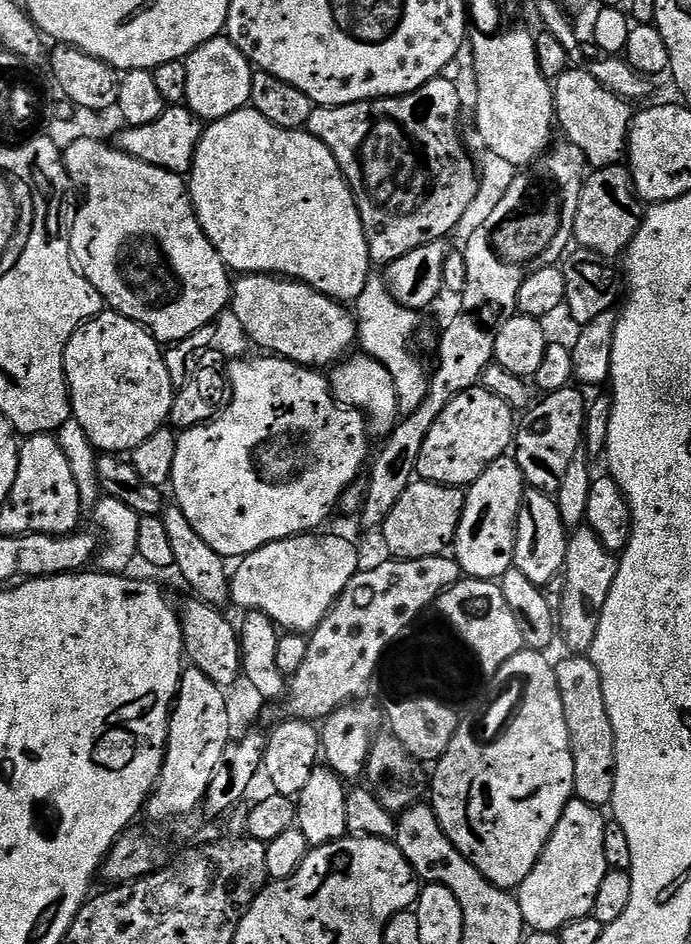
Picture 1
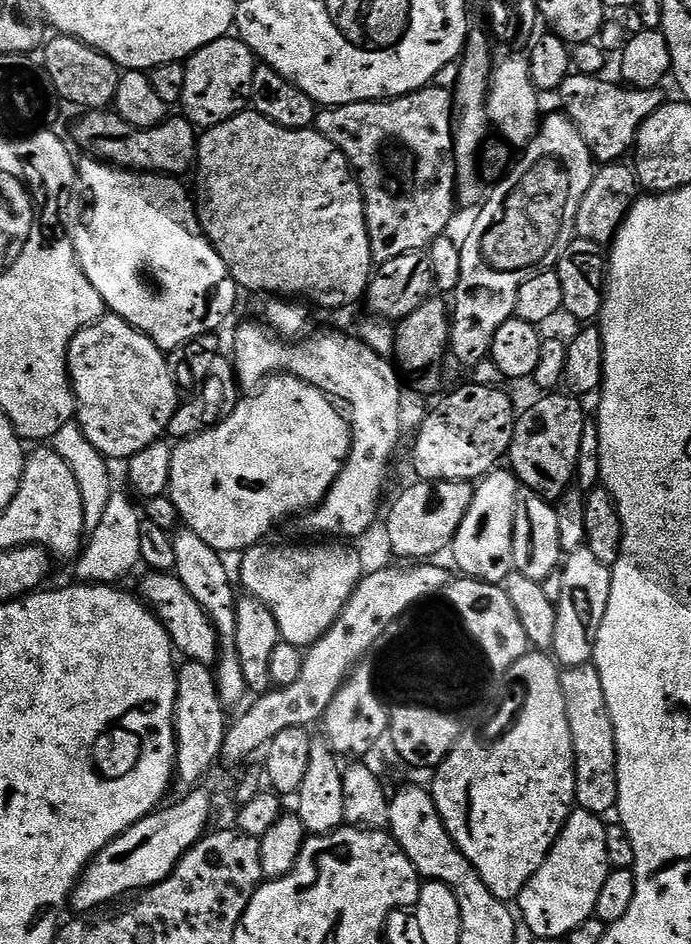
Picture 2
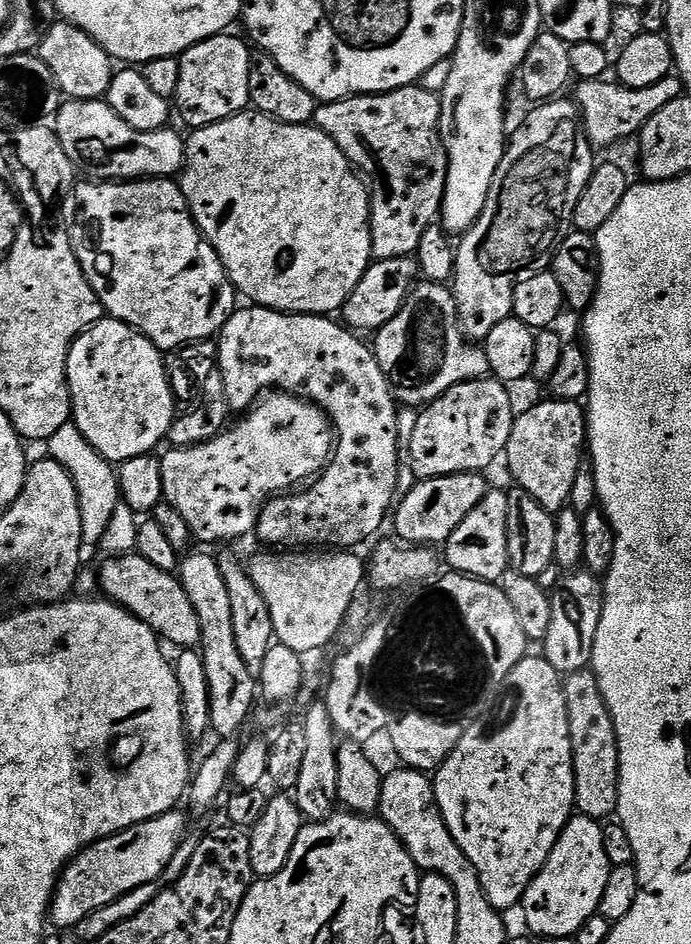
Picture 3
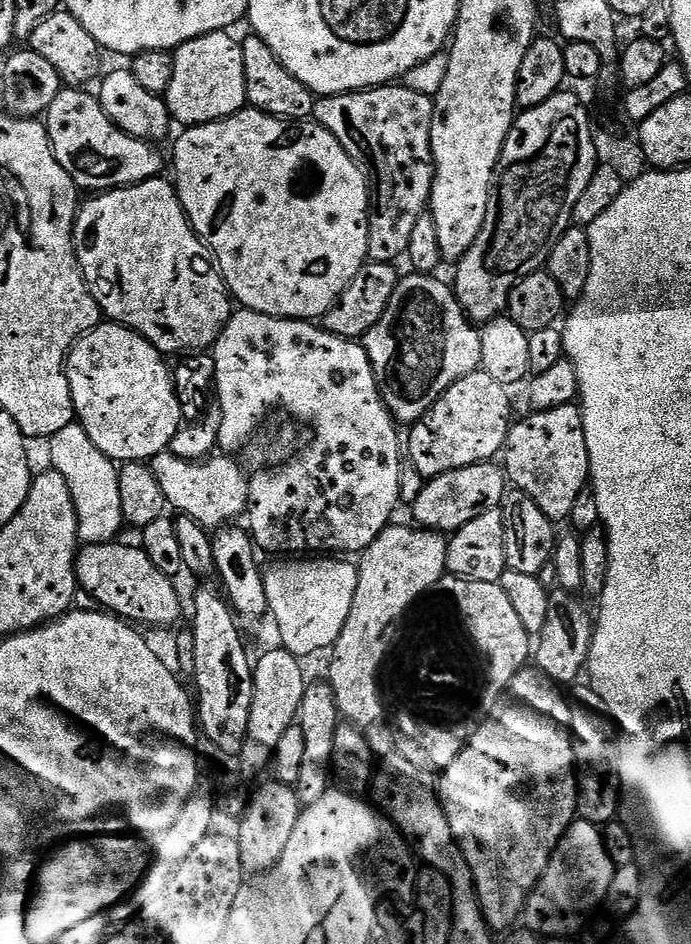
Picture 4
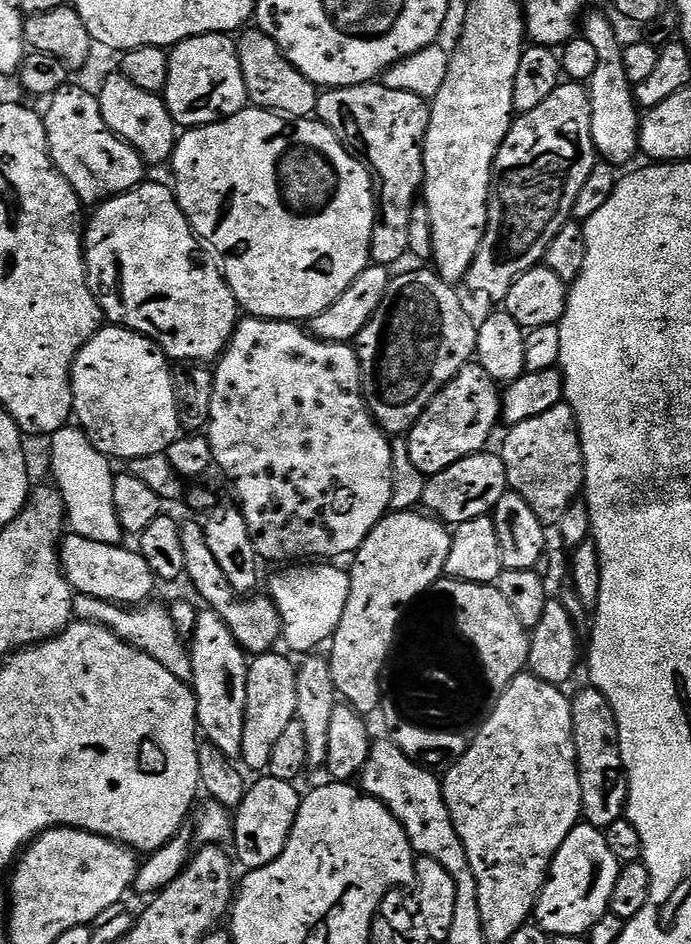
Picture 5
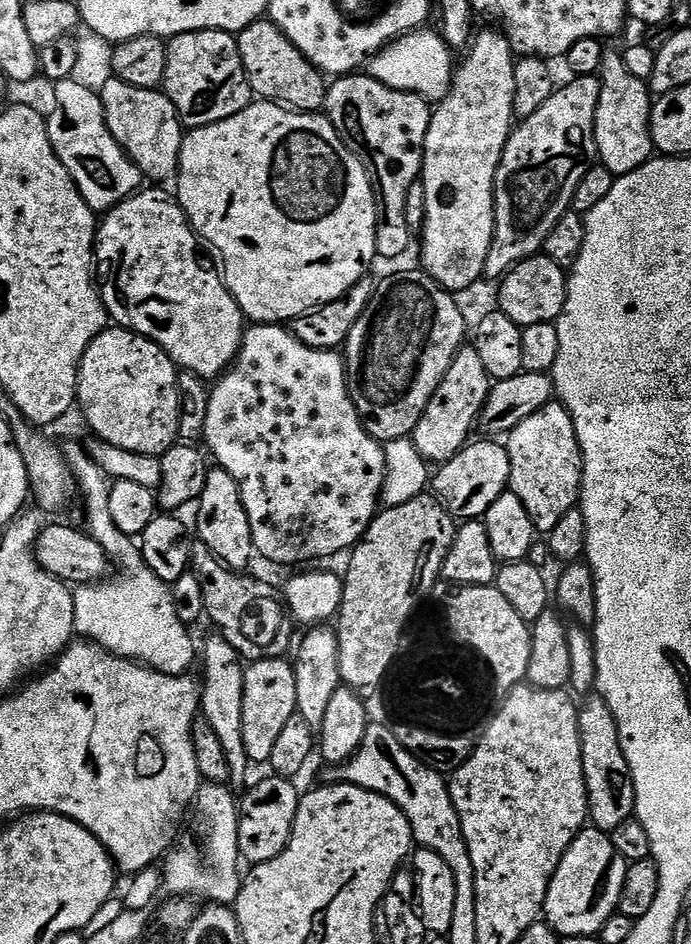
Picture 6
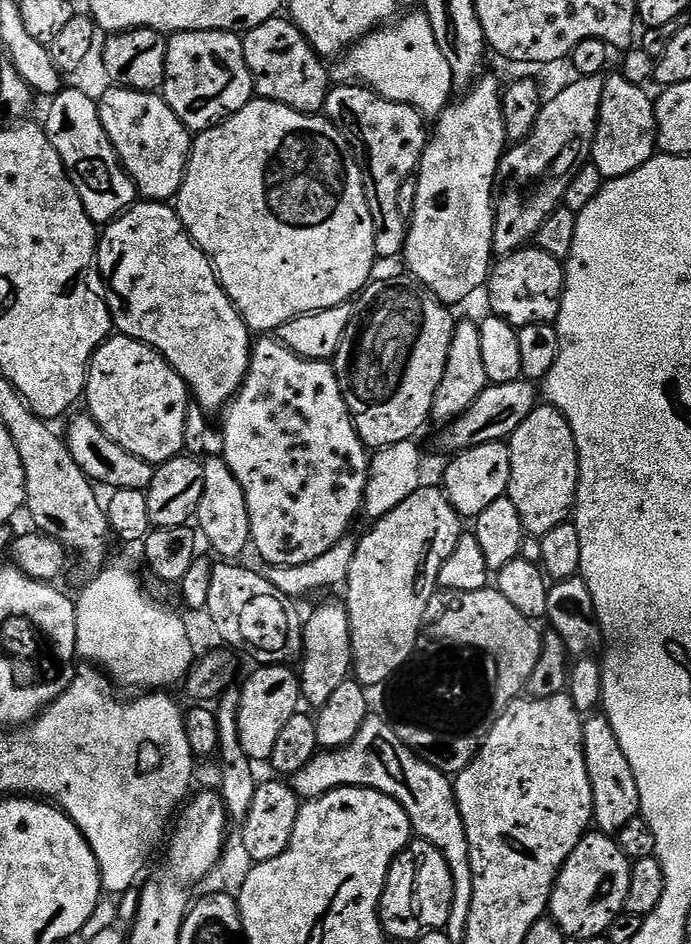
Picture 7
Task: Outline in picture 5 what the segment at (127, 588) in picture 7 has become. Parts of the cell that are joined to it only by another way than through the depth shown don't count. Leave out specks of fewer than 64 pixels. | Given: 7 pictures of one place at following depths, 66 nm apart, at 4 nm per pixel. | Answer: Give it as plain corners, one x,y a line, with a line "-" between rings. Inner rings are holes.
79,426
60,428
52,433
50,443
48,452
52,455
54,487
64,499
67,527
75,535
89,536
94,542
124,544
126,533
114,504
117,473
112,472
113,461
96,449
92,439
-
77,595
72,601
72,611
77,621
100,624
104,628
112,629
128,644
133,644
135,648
140,648
158,662
162,662
166,670
170,670
170,674
174,674
178,680
191,681
192,658
185,641
180,639
178,631
174,628
167,607
159,608
156,602
149,602
143,606
125,606

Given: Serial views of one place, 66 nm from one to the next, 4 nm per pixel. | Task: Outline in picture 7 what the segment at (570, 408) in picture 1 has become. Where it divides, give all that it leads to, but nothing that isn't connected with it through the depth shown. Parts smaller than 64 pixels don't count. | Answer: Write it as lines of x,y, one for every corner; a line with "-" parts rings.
544,402
535,407
521,425
512,432
507,446
510,450
510,482
506,493
507,498
510,502
514,502
514,510
518,510
518,518
522,518
522,526
527,535
541,537
550,534
554,526
565,523
573,515
576,507
580,459
576,453
574,434
560,411

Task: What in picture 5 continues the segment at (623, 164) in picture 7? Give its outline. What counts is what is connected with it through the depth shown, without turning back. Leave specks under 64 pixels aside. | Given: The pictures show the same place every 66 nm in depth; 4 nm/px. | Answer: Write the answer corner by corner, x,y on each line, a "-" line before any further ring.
600,14
589,15
582,24
582,38
590,42
590,46
594,46
594,51
598,53
598,70
594,70
587,85
590,98
590,130
597,153
607,163
623,166
640,152
642,112
636,103
634,85
626,78
625,45
620,44
620,36
612,29
611,22
604,16
596,15

